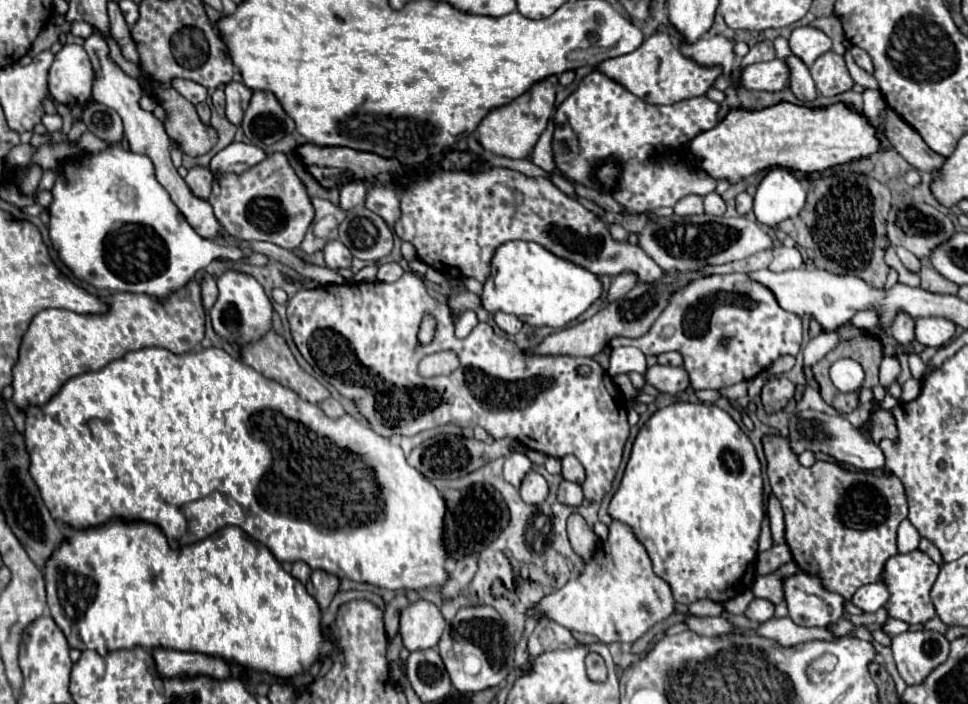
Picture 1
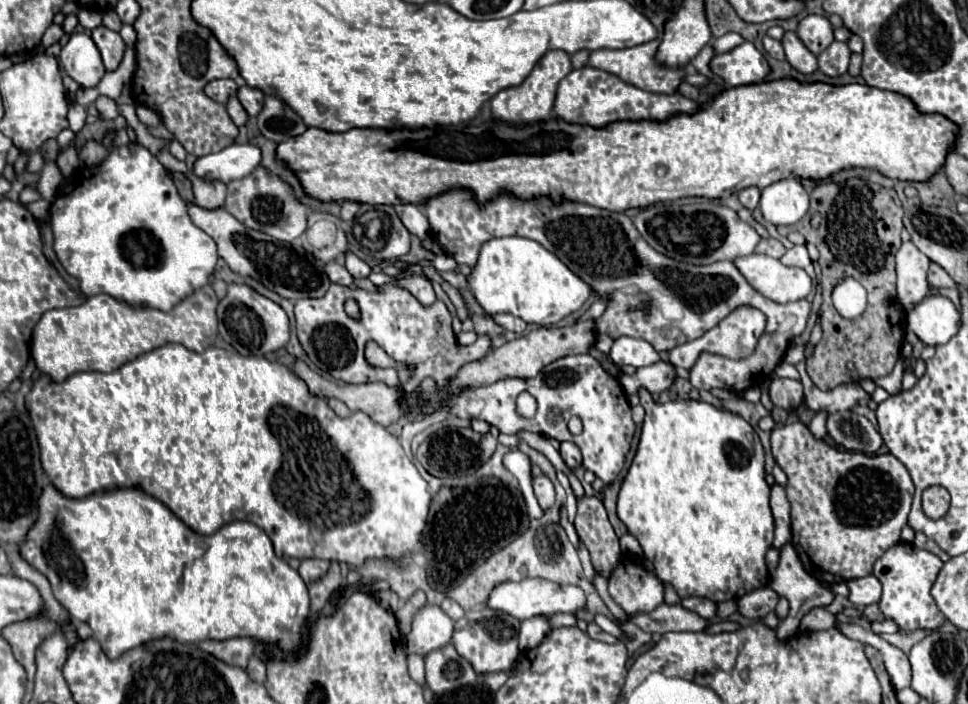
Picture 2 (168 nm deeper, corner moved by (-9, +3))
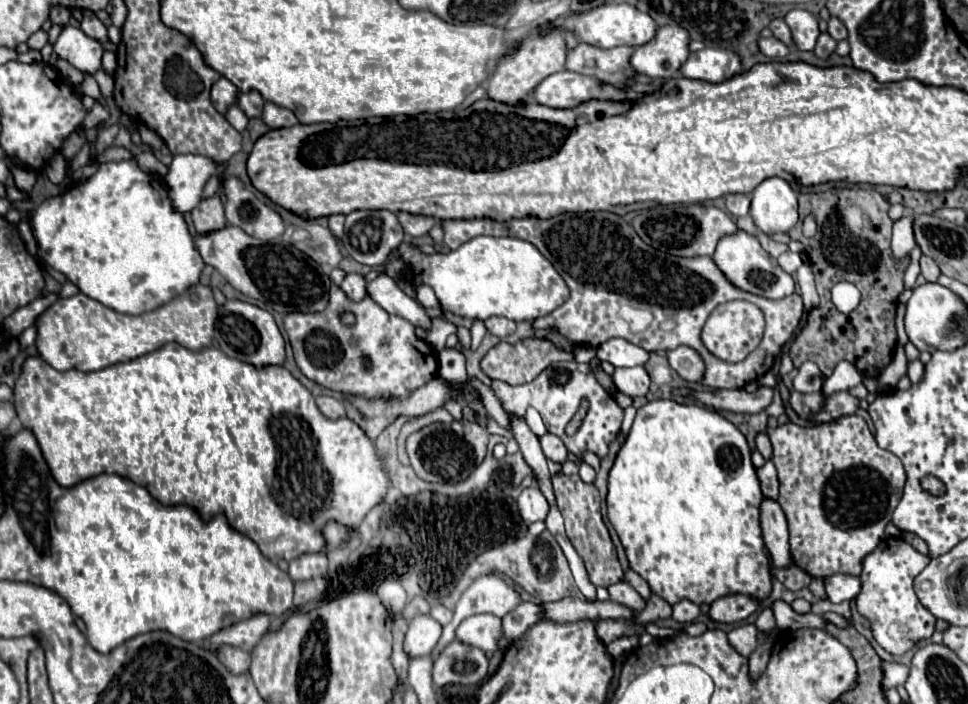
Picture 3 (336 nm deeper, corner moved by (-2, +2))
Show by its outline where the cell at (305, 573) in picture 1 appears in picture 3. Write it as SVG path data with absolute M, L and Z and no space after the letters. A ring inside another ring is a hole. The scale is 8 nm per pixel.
M302 554L290 562L290 578L292 580L312 580L320 578L328 572L328 560L324 554Z

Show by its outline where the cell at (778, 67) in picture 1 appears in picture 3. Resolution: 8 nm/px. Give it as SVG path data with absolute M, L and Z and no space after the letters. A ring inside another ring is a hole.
M704 48L698 52L690 52L680 72L684 78L706 80L706 82L718 84L742 72L742 58L738 58L734 50Z

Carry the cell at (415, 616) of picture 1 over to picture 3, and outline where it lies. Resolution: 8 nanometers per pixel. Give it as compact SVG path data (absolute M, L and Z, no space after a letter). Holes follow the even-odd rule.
M420 614L418 618L412 618L408 624L408 632L404 638L404 652L410 658L430 656L440 636L442 636L442 626L432 616Z

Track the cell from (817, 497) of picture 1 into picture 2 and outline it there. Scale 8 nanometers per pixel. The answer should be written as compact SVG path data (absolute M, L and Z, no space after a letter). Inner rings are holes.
M789 423L789 425L779 425L773 429L771 433L771 451L775 455L775 461L781 465L781 469L785 471L787 475L787 497L789 497L789 503L791 503L791 543L793 547L797 549L799 553L799 559L803 561L805 569L819 581L825 581L829 585L835 585L839 581L849 581L849 579L855 579L855 577L865 577L871 573L873 569L873 563L885 553L885 549L889 549L889 545L895 545L901 537L901 529L903 525L907 523L907 515L909 515L909 509L911 509L911 501L913 501L913 491L915 491L915 485L909 477L909 471L905 469L905 465L901 465L901 461L897 461L897 457L893 457L891 453L875 453L875 455L865 455L865 453L859 453L859 451L847 451L847 449L841 449L841 447L835 447L835 445L829 445L825 443L823 439L817 439L813 437L813 433L809 431L809 427L805 423Z

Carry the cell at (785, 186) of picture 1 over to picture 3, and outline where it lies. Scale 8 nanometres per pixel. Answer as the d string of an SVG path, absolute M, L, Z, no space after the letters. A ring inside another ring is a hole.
M768 178L752 192L750 216L764 234L788 232L798 222L798 192L782 178Z

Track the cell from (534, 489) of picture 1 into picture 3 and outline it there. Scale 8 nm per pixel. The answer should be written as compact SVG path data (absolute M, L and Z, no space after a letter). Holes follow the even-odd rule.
M530 486L530 488L522 490L522 494L518 496L518 508L520 508L522 518L528 524L536 522L536 520L544 520L548 514L548 502L538 486Z

